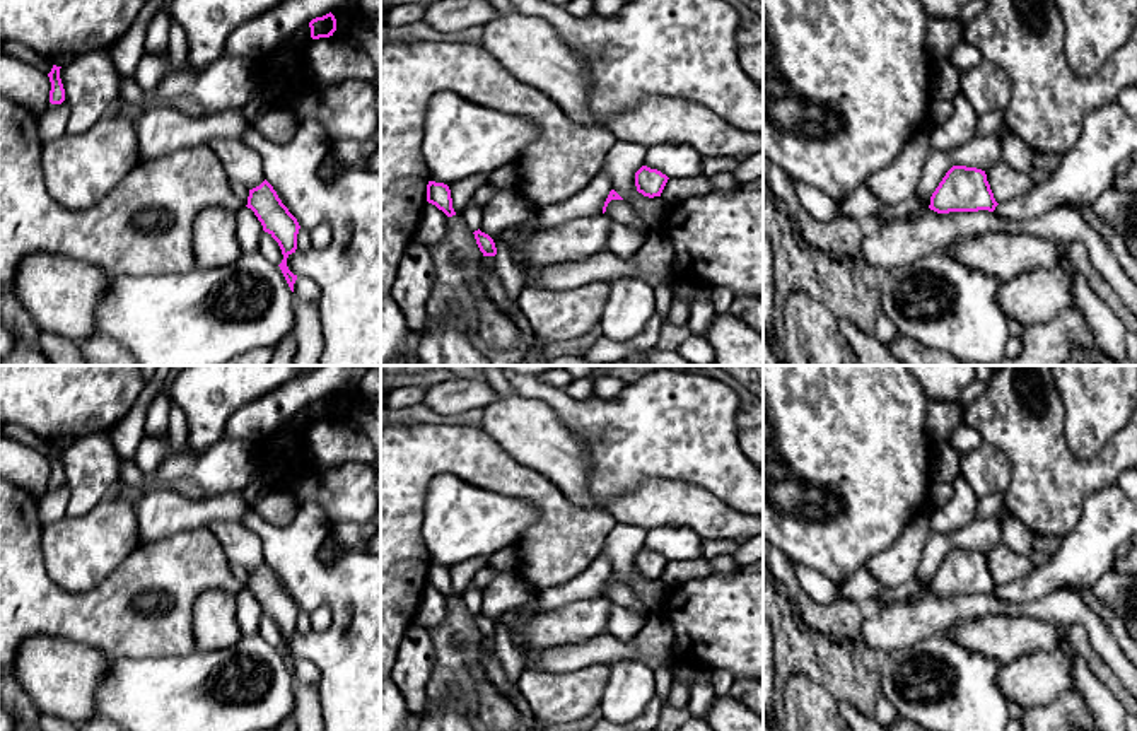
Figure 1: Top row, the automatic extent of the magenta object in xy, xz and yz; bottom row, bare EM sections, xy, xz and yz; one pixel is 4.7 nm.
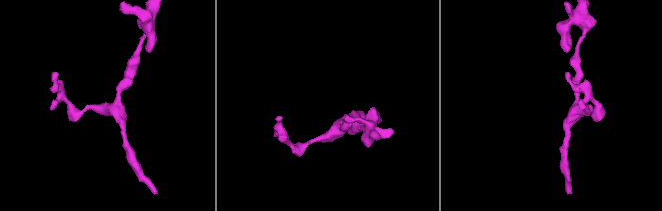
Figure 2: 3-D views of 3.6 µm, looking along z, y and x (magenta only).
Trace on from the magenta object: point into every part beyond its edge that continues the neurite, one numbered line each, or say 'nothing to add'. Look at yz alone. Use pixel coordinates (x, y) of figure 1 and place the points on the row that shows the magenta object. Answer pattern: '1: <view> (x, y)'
nothing to add

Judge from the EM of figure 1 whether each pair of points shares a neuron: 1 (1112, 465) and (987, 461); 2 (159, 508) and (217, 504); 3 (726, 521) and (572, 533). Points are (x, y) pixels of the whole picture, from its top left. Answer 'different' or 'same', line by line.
1: different
2: same
3: different

